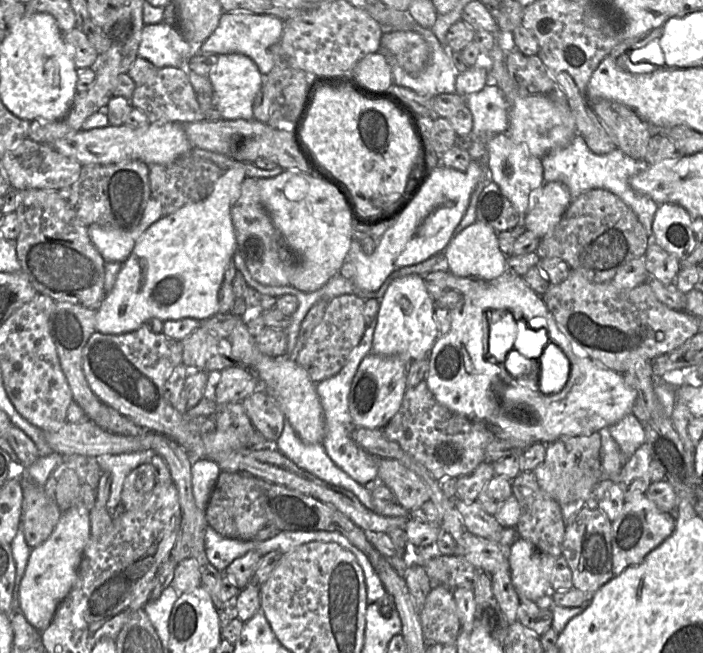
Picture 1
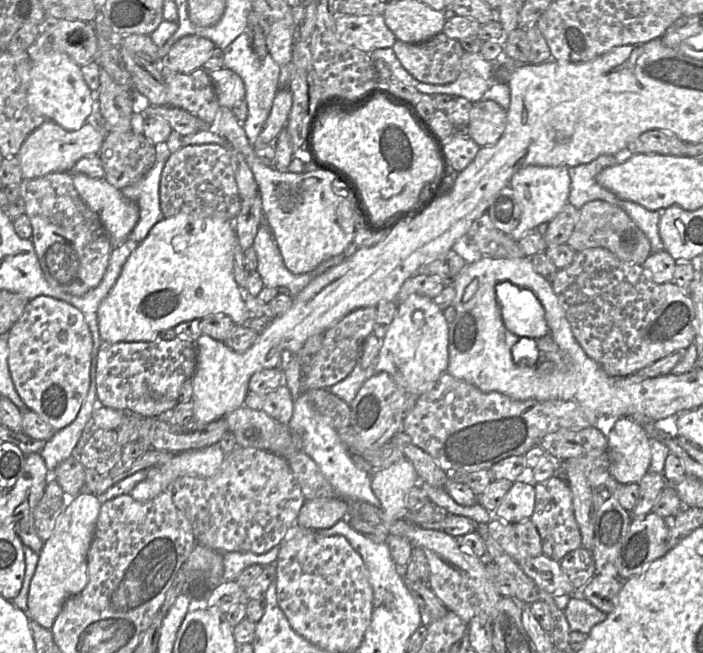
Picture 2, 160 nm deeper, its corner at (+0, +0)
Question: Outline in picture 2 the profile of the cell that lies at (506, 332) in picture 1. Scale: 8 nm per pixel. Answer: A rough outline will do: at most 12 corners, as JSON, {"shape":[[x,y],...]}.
{"shape":[[503,281],[496,294],[509,332],[549,333],[531,290]]}

